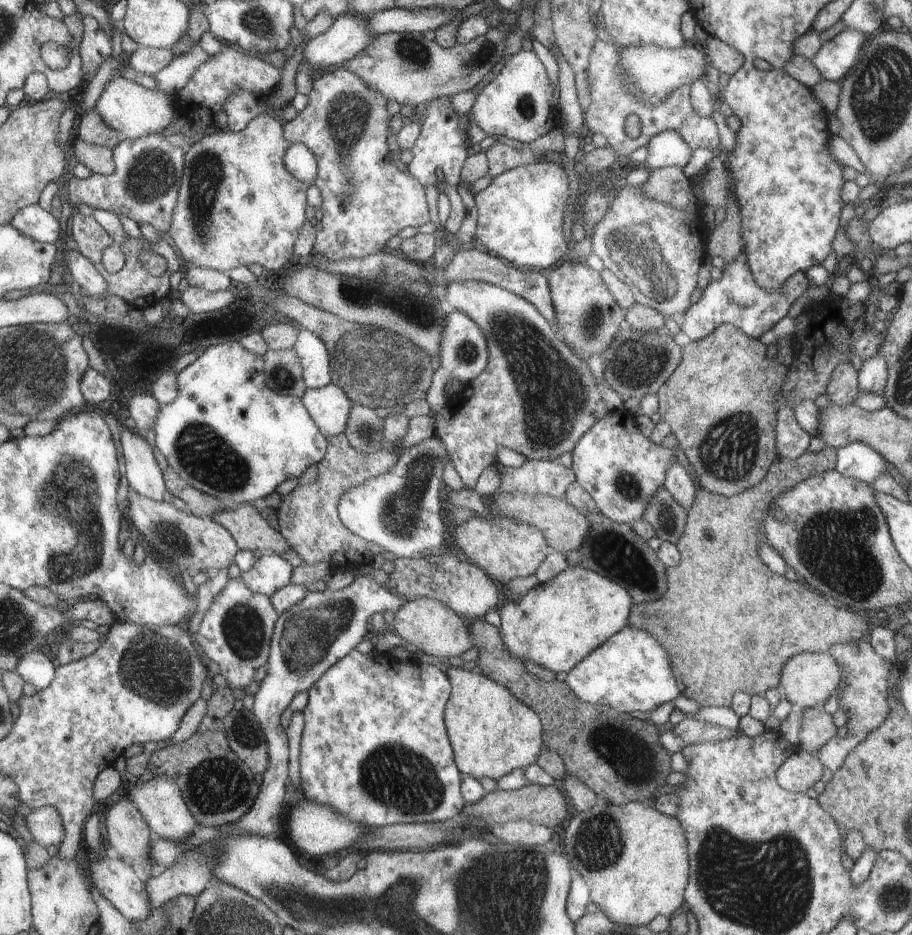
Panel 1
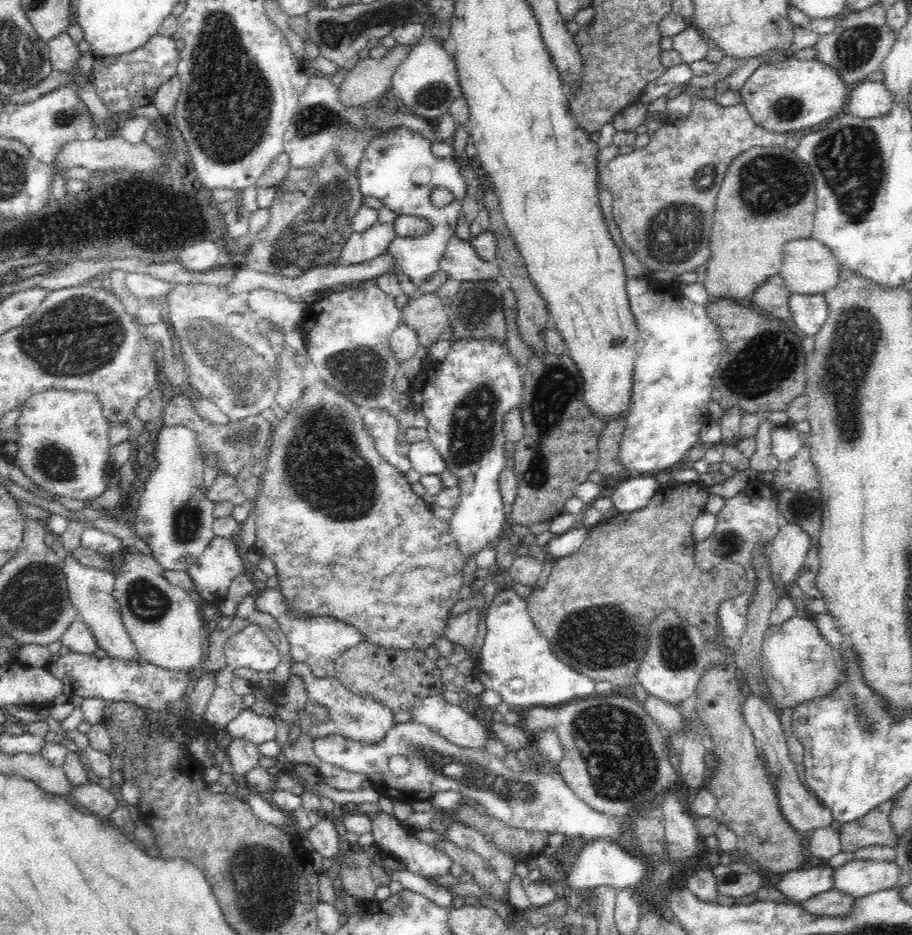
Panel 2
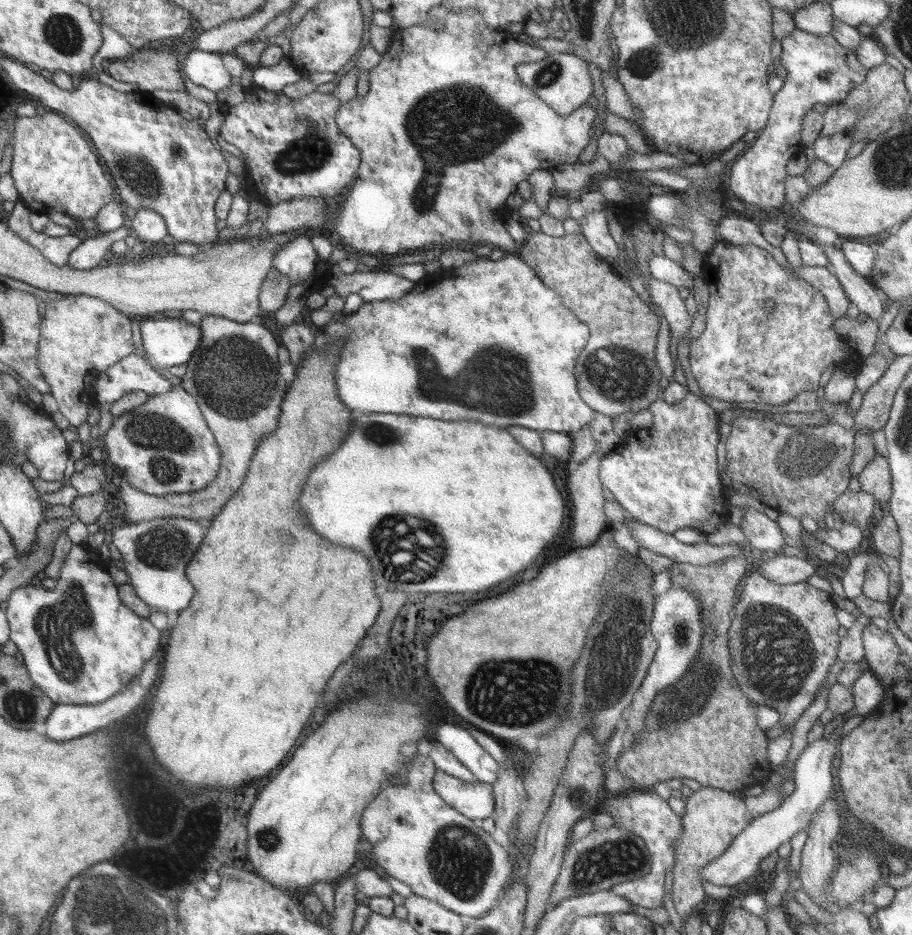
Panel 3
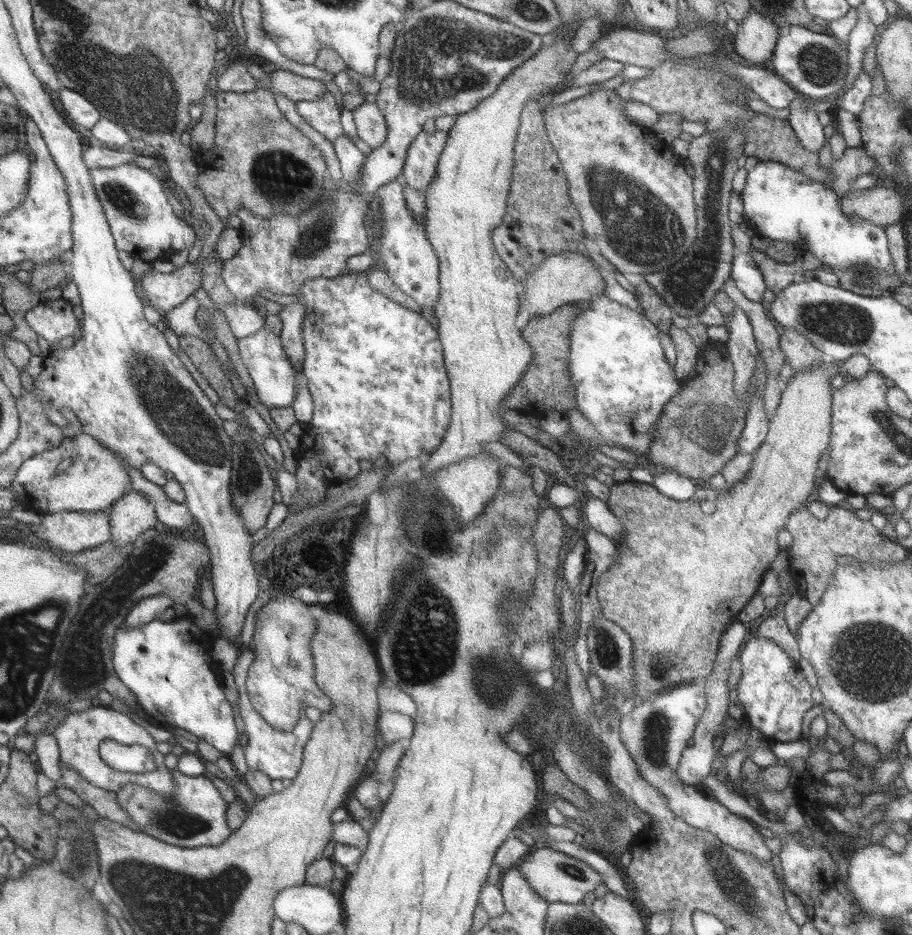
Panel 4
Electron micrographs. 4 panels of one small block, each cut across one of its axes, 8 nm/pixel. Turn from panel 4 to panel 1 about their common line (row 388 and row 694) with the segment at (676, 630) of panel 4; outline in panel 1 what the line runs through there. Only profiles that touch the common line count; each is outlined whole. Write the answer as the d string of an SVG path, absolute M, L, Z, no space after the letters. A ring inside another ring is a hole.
M803 652L788 659L780 680L780 688L786 694L786 700L798 710L823 710L824 702L832 696L832 692L840 685L840 667L837 660L828 652Z

